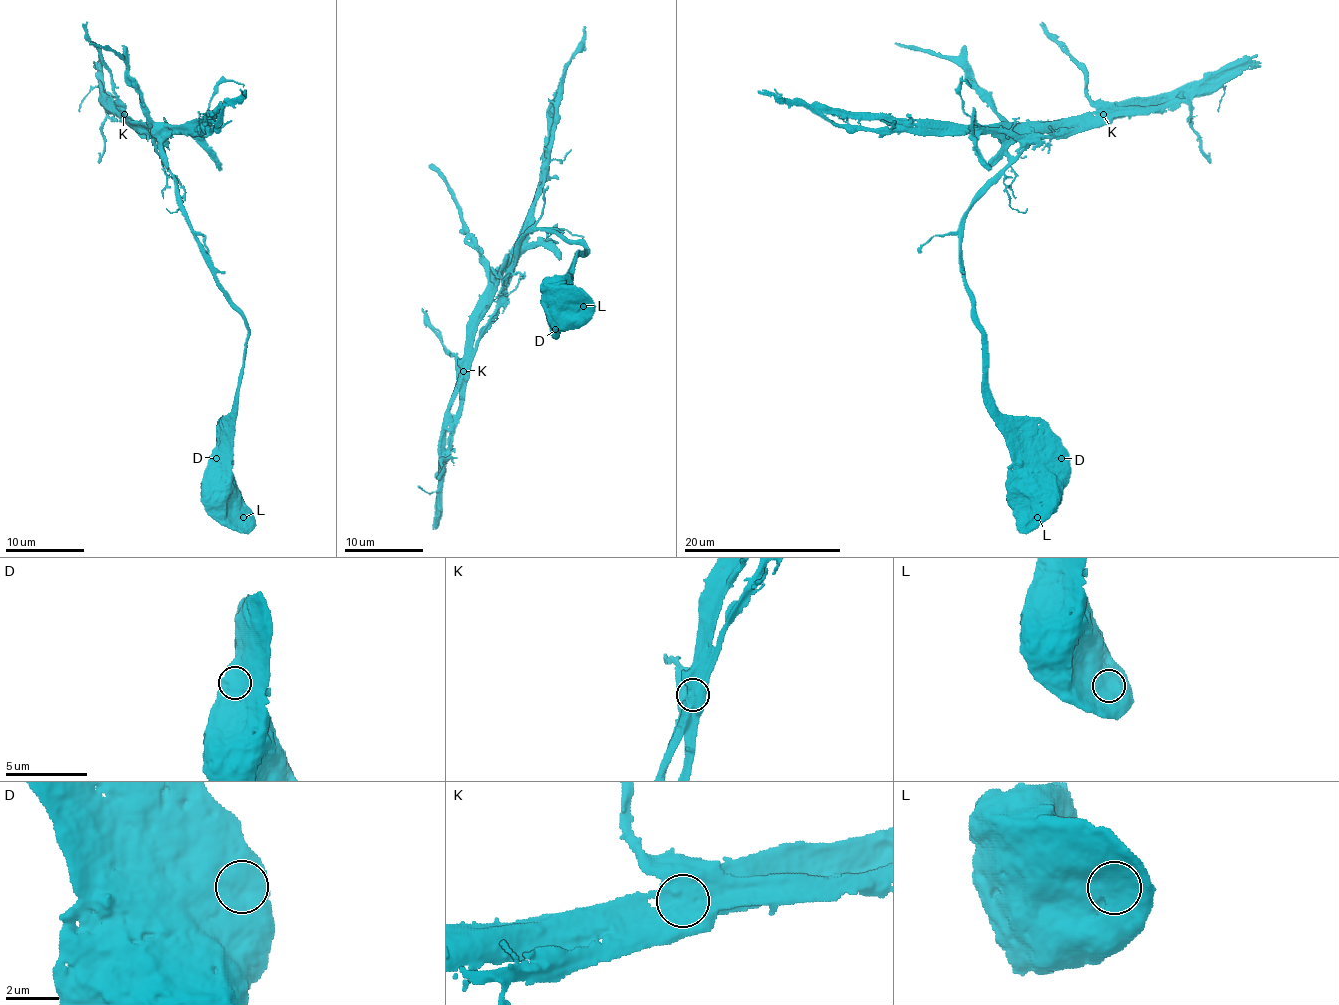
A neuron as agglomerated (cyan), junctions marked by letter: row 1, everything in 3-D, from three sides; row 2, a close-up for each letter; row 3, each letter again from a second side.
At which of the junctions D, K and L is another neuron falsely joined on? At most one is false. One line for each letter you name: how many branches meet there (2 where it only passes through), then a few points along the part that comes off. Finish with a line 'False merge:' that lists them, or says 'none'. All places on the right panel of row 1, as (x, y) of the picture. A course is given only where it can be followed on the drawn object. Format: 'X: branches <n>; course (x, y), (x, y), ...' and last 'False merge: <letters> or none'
K: branches 1; course (1102, 115), (1047, 121), (940, 125), (875, 117), (867, 113), (834, 113), (810, 105)
False merge: K

